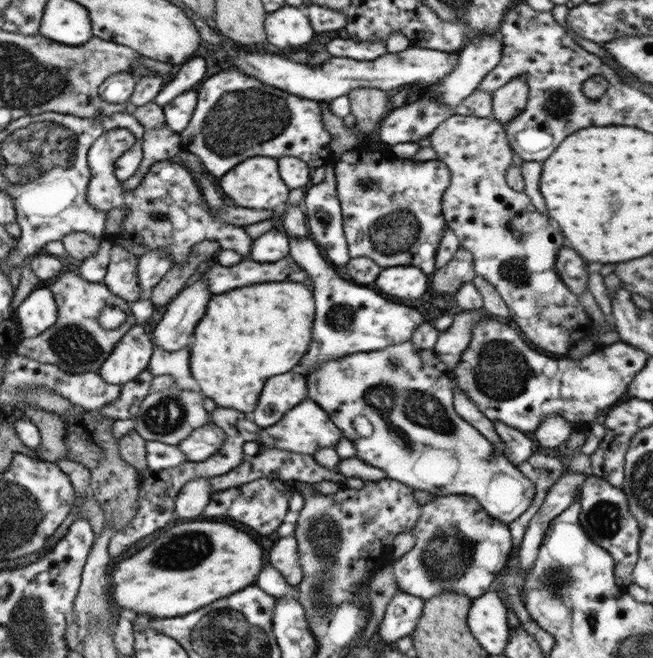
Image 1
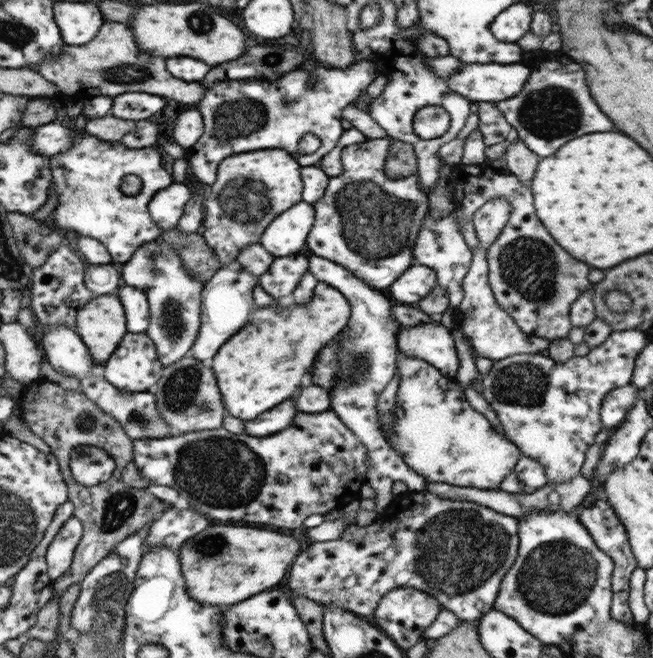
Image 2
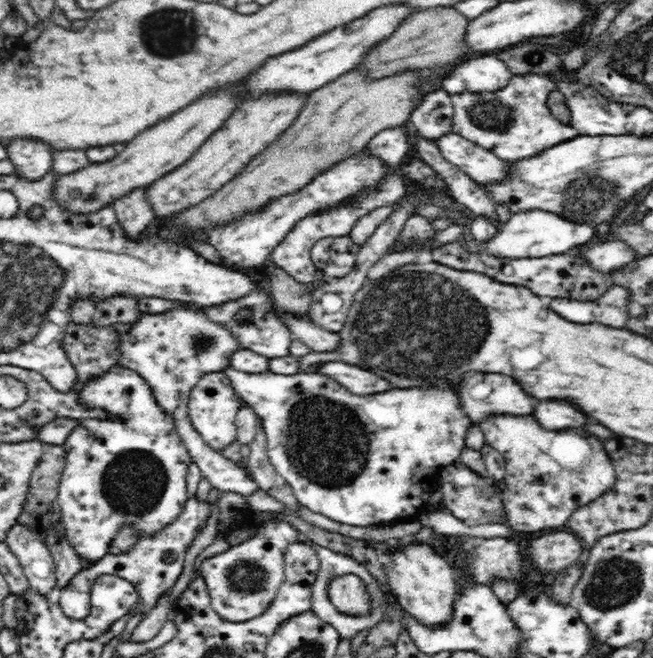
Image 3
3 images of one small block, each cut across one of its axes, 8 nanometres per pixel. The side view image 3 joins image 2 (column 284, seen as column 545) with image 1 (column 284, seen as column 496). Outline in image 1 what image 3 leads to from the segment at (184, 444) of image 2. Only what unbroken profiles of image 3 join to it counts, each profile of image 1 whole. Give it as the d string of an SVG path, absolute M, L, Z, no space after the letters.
M303 400L301 404L297 404L295 408L291 408L279 422L275 422L269 428L257 430L257 446L261 448L277 448L277 450L287 450L287 452L295 452L295 454L303 454L303 456L313 456L321 446L325 448L333 448L337 446L337 442L341 440L341 430L329 420L327 412L311 402L311 400Z

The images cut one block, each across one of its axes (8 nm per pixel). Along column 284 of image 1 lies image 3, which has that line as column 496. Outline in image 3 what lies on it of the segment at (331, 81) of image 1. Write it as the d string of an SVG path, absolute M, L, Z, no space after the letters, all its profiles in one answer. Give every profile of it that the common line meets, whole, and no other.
M482 56L474 60L466 60L456 66L452 74L442 78L442 90L456 96L462 92L498 92L506 88L512 80L512 72L508 64L494 56Z

